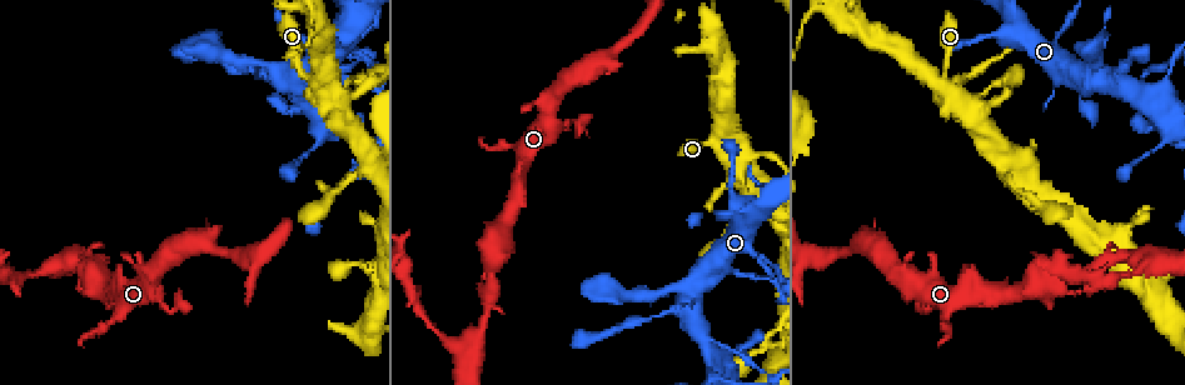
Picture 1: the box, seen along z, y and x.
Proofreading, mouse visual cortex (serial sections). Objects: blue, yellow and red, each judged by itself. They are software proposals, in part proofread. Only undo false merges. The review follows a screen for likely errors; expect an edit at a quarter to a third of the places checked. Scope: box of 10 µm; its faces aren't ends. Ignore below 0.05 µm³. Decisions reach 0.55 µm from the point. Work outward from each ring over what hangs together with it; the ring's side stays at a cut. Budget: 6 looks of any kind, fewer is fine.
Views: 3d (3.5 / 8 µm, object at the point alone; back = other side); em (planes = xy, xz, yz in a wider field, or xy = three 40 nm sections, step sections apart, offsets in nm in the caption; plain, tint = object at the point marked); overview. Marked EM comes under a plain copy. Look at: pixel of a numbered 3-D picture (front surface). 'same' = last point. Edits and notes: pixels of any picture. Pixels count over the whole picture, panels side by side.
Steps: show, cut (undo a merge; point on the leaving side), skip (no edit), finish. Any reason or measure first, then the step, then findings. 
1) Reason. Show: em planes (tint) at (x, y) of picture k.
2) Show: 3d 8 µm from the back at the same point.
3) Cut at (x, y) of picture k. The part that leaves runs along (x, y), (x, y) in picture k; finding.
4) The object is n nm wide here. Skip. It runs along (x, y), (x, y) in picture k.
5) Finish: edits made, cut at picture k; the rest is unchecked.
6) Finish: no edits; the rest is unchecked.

Two arms at a narrow angle. Show: 3d 8 µm at (281, 69) of picture 1.

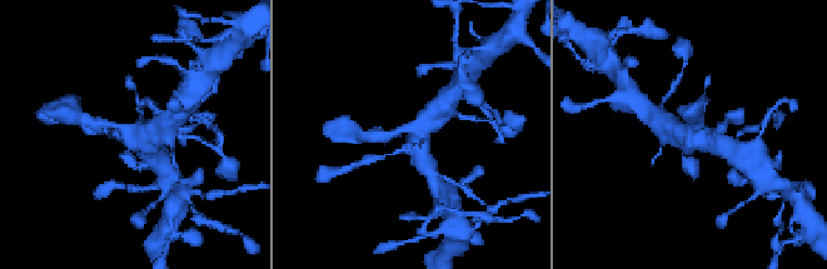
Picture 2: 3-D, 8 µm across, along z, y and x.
Closer look. Show: 3d 3.5 µm from the back at the same point.

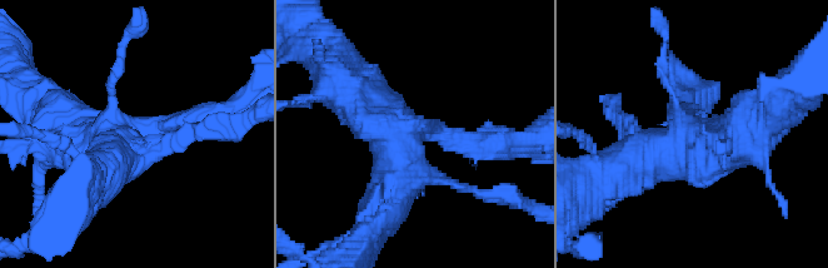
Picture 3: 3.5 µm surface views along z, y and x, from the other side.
Skip. It runs along (338, 75), (395, 137), (384, 211) in picture 3; all the same cell.

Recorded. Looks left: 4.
Show: 3d 3.5 µm at (1091, 52) of picture 1.

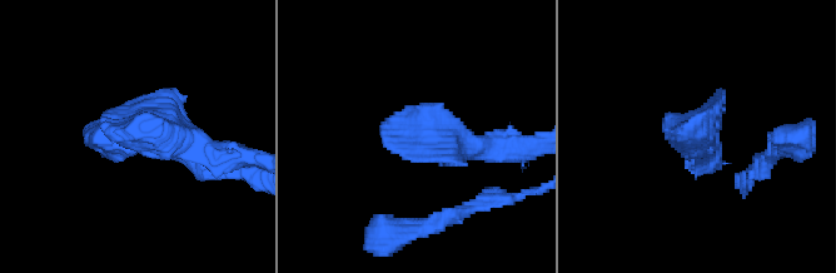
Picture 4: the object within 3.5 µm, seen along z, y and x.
Shape alone is not enough. Show: em xy step 5 (tint) at (698, 135) of picture 4.

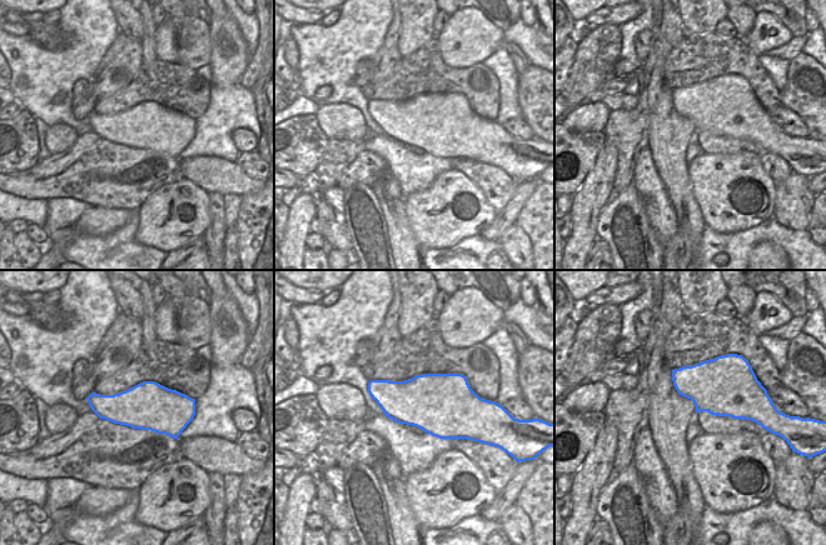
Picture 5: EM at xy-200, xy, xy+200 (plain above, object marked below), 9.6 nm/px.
Another direction. Show: em xy step 2 (tint) at the same point.

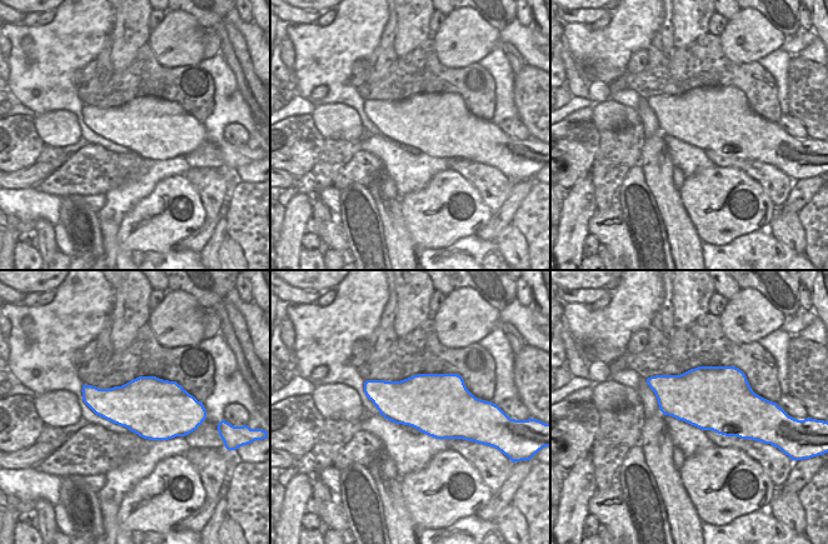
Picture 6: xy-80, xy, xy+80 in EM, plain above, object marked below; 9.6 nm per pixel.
Skip. It runs along (234, 155), (119, 132), (100, 117) in picture 4; continuous, no second cell.

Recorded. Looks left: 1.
Finish: no edits; the rest is unchecked.

